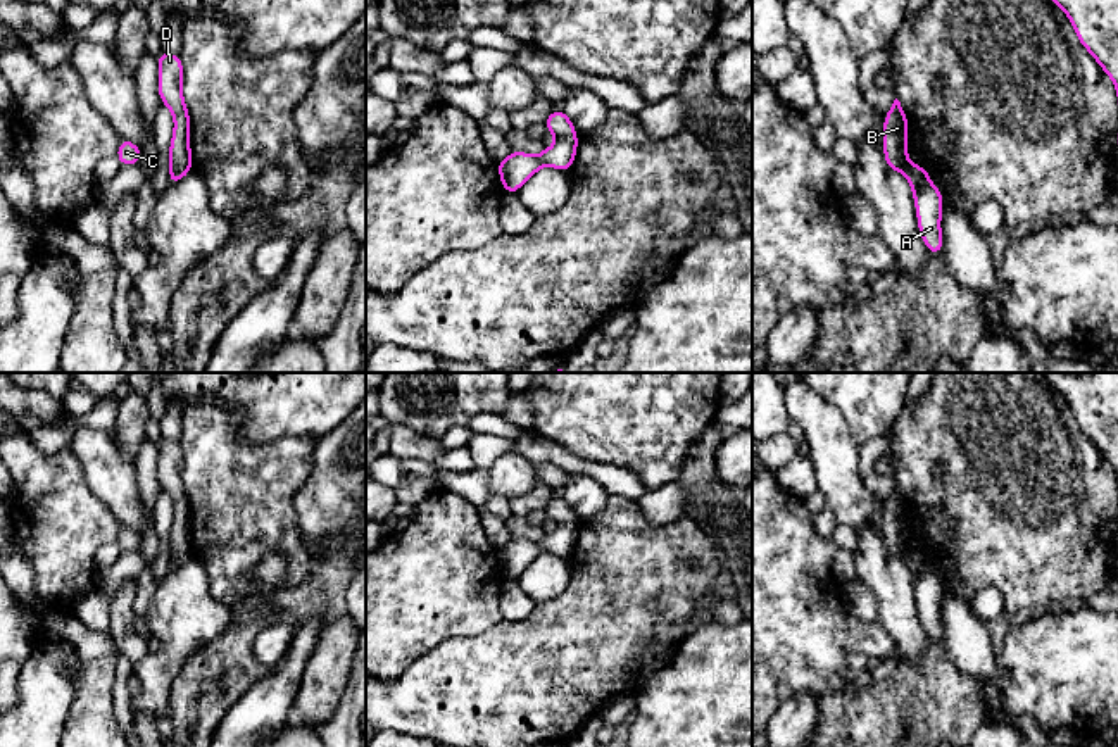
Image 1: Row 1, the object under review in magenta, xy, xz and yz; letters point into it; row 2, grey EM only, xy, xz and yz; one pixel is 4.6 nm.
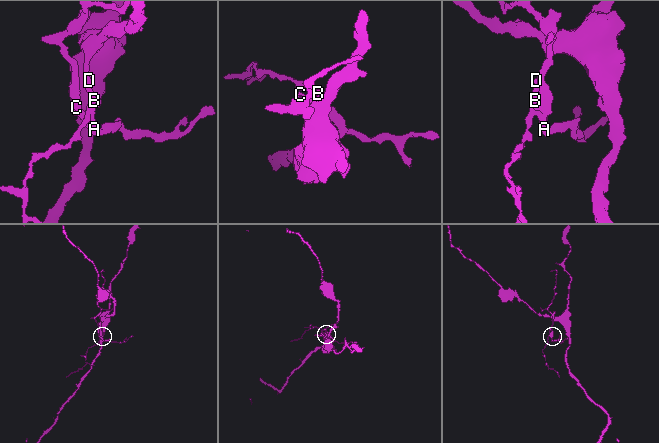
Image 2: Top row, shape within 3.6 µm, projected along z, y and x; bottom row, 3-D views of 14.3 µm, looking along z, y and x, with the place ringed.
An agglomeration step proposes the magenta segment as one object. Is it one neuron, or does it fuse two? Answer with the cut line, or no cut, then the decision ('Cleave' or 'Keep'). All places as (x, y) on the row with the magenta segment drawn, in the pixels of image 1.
Split along xy (190, 168), (182, 168), (169, 176). Cleave

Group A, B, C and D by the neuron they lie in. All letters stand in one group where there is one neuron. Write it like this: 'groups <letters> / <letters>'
groups A C / B D

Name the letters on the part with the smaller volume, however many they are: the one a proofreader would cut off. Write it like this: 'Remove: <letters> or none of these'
Remove: A, C

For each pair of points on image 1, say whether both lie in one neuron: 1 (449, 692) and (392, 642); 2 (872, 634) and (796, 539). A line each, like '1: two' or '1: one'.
1: two
2: one

